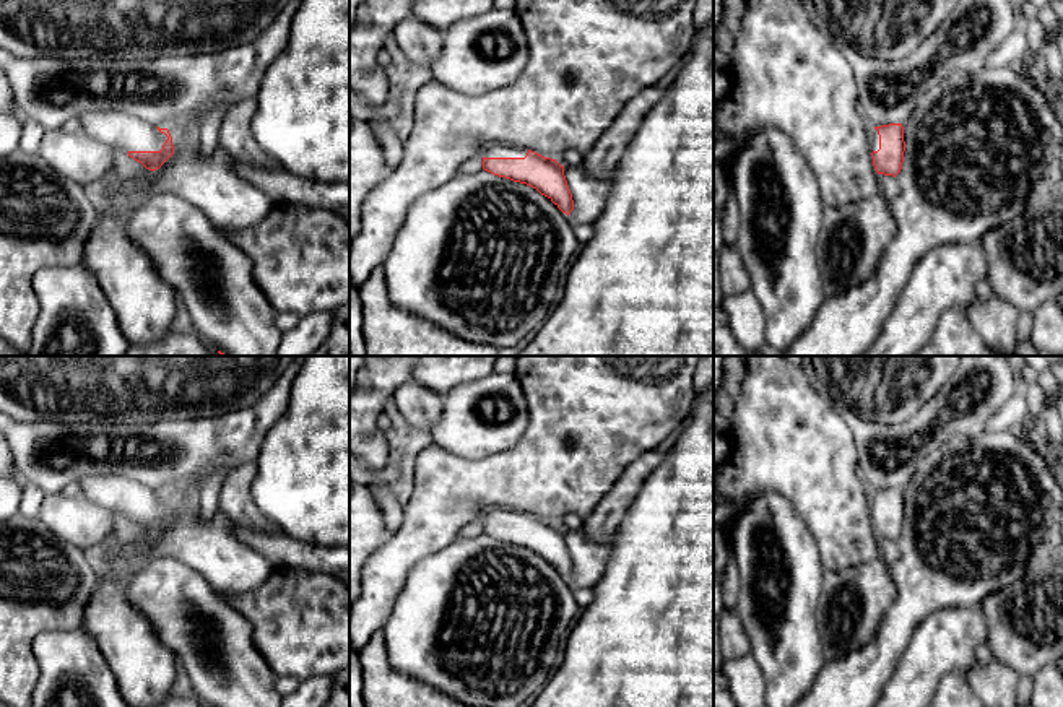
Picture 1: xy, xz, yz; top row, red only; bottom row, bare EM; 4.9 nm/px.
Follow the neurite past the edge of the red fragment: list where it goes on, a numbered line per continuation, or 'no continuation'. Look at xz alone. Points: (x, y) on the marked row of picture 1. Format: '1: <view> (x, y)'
1: xz (485, 148)

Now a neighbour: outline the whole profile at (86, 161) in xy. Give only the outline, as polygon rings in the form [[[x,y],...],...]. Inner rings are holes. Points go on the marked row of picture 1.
[[[46,130],[37,154],[62,176],[94,190],[112,172],[112,148],[83,132]]]

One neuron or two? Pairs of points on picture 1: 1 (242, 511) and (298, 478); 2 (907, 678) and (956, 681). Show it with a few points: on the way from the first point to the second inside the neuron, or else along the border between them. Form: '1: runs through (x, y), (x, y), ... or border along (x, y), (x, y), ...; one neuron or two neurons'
1: border along (255, 467), (252, 501), (282, 530); two neurons
2: border along (966, 672), (950, 672), (935, 689); two neurons

